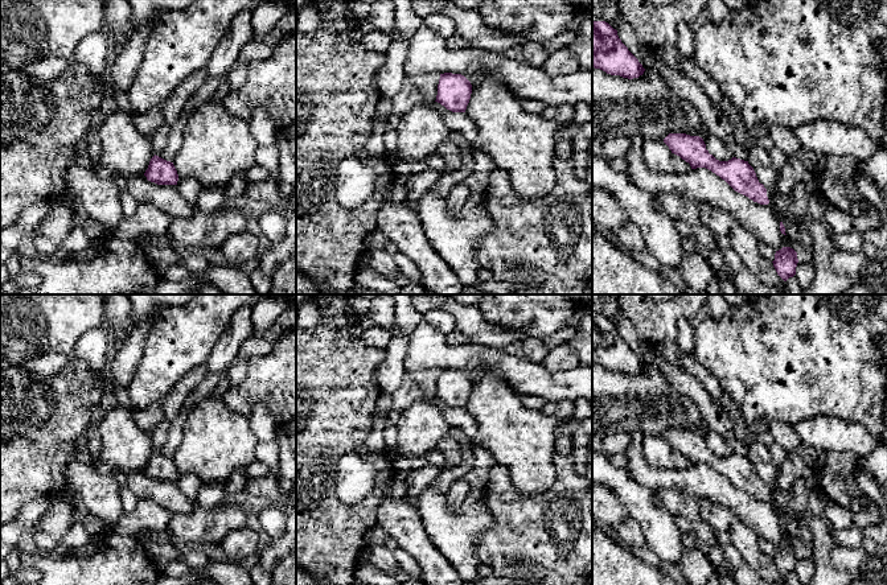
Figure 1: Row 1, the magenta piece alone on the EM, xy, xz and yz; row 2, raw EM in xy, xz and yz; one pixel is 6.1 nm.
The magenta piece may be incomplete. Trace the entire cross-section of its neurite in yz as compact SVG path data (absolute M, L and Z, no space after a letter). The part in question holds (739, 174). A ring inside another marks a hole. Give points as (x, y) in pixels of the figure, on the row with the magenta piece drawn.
M669 133L664 143L672 153L690 164L691 169L706 168L724 180L735 191L748 197L760 205L768 205L767 189L759 182L753 168L748 161L732 157L719 161L706 149L699 136L686 133Z

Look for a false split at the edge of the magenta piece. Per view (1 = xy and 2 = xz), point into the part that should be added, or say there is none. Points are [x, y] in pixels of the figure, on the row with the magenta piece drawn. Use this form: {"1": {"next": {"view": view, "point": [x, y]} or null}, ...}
{"1": {"next": null}, "2": {"next": null}}

